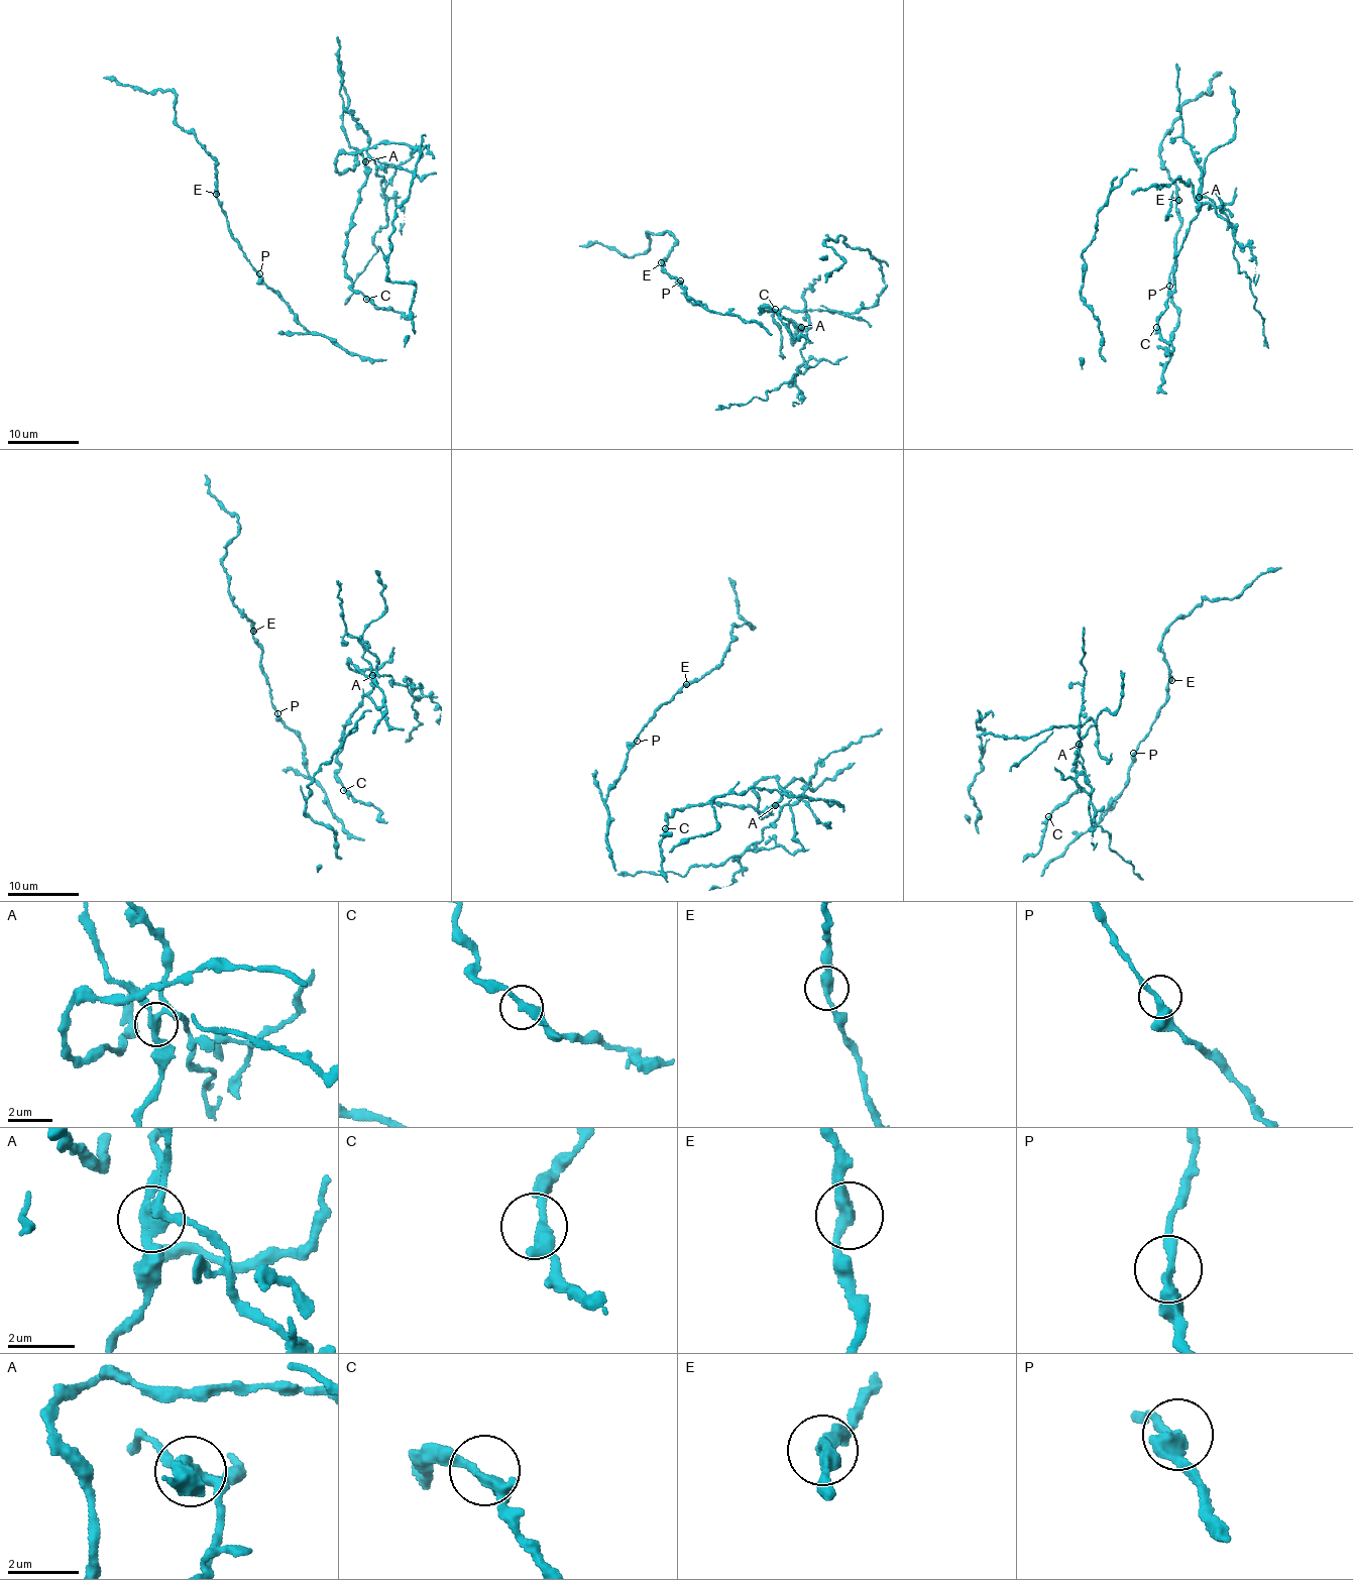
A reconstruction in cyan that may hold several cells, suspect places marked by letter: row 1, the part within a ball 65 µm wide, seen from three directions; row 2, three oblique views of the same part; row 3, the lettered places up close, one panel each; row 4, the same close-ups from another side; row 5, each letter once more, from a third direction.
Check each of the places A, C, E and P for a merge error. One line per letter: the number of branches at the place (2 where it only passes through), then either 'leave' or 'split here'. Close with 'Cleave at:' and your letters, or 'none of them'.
A: branches 4; split here
C: branches 3; leave
E: branches 2; leave
P: branches 2; leave
Cleave at: A

